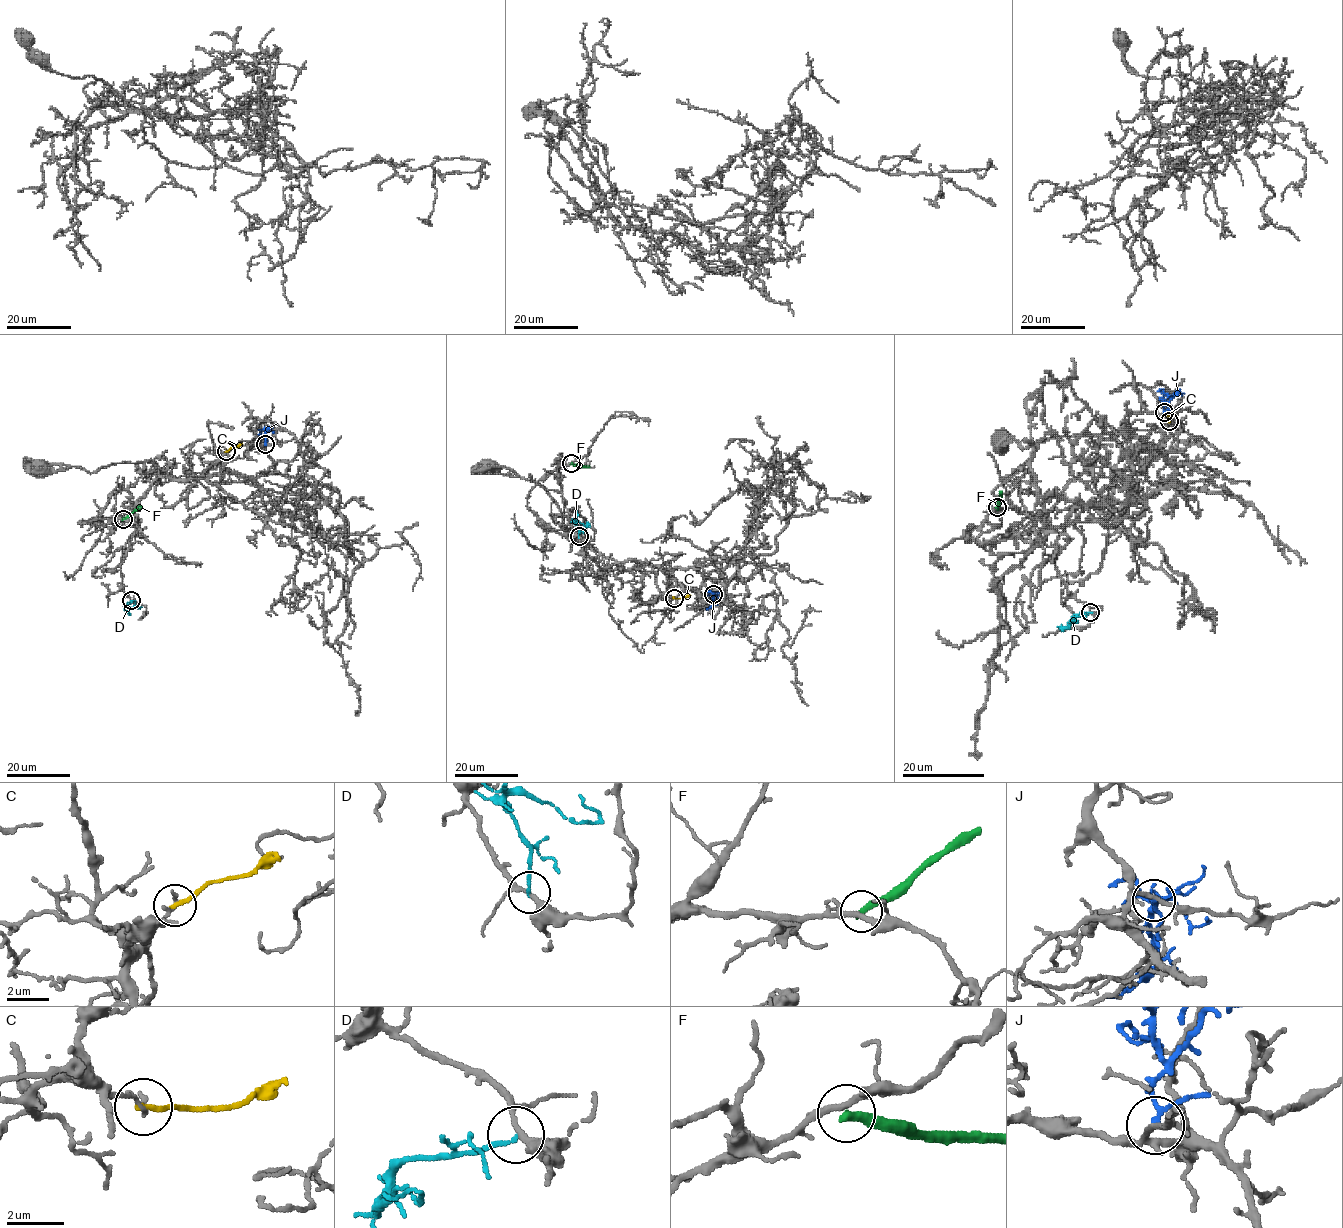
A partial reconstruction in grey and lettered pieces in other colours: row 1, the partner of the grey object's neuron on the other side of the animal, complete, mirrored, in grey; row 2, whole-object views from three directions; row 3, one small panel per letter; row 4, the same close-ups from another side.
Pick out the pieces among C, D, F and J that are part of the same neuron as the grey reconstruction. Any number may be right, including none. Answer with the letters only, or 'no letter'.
no letter

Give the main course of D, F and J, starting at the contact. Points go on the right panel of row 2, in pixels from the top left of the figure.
D: (1090, 611), (1076, 615), (1071, 622), (1076, 622), (1071, 620)
F: (997, 507), (1001, 491)
J: (1164, 412), (1164, 406), (1175, 393), (1183, 393)

